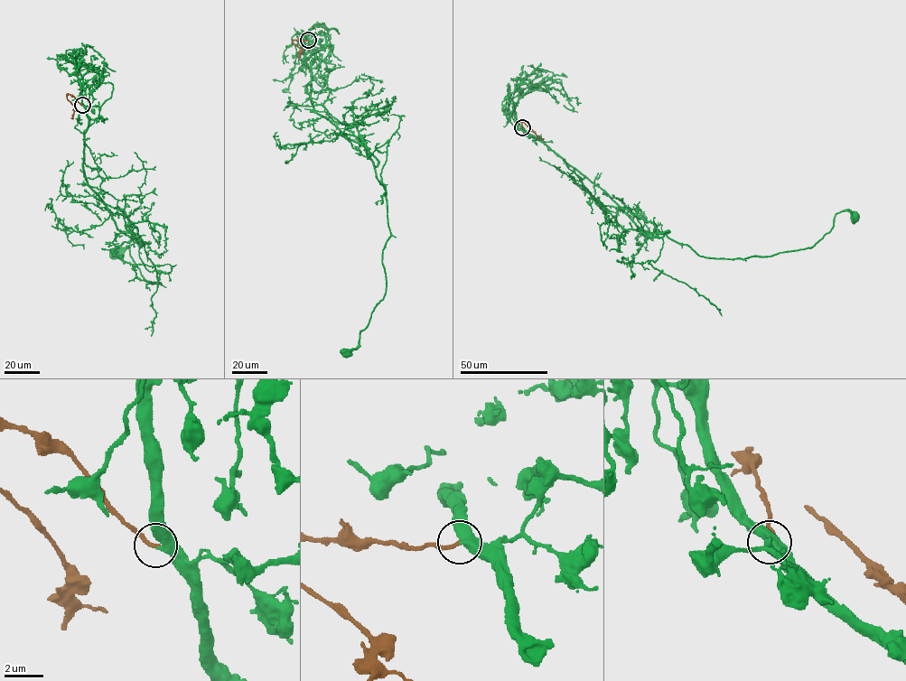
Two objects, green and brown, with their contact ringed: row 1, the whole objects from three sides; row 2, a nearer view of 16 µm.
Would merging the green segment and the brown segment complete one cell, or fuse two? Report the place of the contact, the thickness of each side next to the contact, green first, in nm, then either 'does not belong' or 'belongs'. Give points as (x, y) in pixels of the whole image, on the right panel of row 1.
at (522, 127); 380 nm thick on the green side, 200 nm on the other; belongs

